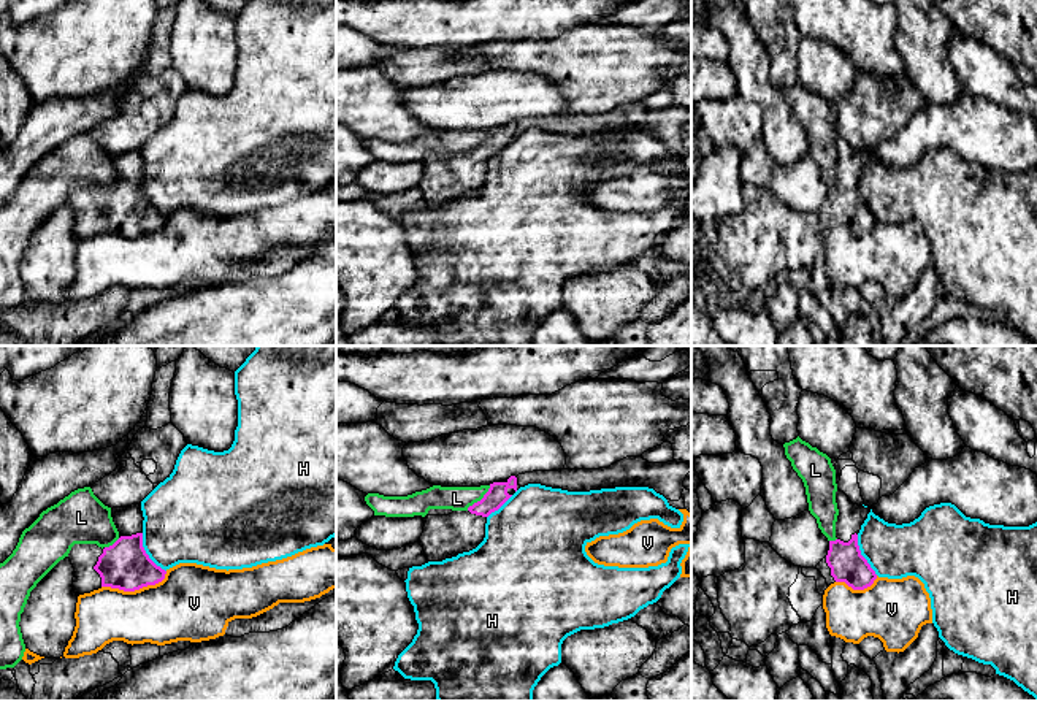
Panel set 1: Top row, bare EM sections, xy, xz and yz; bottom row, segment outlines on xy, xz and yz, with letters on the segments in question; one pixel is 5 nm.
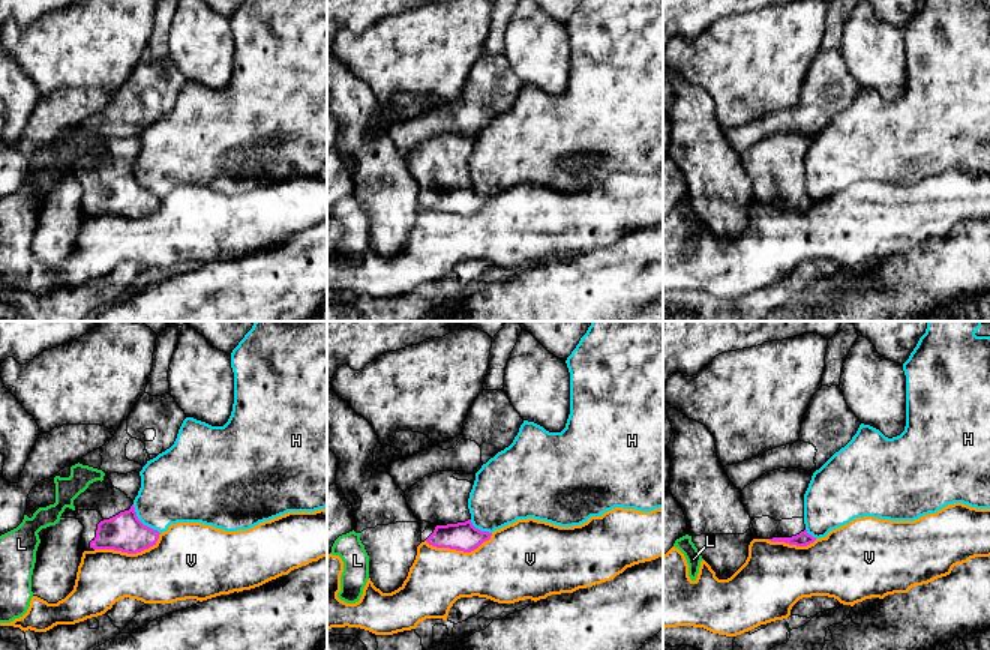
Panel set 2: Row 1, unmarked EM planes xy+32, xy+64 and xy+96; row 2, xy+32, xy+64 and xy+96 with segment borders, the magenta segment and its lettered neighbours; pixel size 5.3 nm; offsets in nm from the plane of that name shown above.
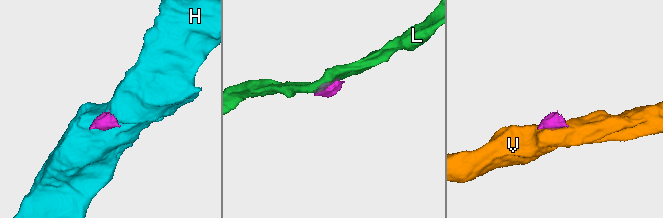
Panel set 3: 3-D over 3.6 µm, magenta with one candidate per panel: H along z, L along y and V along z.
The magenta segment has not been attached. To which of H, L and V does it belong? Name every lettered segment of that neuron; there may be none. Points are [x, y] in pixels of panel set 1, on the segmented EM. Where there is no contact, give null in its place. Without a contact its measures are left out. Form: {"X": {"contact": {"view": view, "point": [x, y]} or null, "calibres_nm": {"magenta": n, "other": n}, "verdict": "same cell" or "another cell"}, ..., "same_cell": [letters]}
{"H": {"contact": {"view": "xy", "point": [146, 554]}, "calibres_nm": {"magenta": 240, "other": 420}, "verdict": "another cell"}, "L": {"contact": {"view": "xz", "point": [481, 500]}, "calibres_nm": {"magenta": 110, "other": 130}, "verdict": "another cell"}, "V": {"contact": {"view": "xy", "point": [135, 589]}, "calibres_nm": {"magenta": 240, "other": 340}, "verdict": "another cell"}, "same_cell": []}

